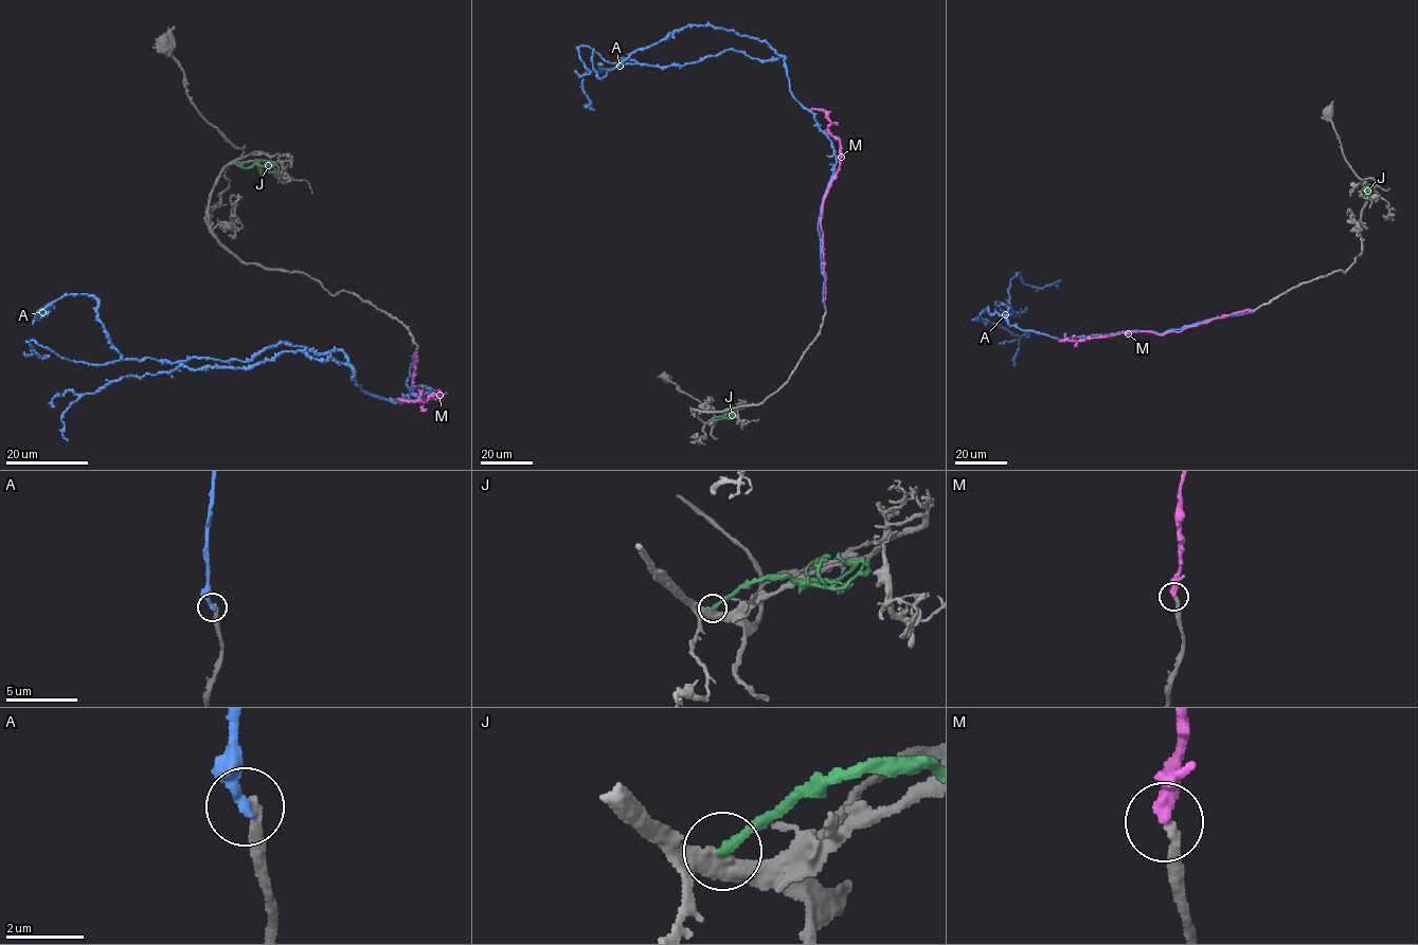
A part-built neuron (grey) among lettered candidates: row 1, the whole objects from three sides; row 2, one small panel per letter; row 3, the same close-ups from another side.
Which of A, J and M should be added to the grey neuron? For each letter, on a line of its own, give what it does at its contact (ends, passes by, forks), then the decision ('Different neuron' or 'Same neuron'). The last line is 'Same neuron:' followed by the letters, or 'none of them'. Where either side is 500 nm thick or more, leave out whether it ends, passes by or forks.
A: It ends there. Different neuron
J: It ends there. Different neuron
M: It ends there. Same neuron
Same neuron: M

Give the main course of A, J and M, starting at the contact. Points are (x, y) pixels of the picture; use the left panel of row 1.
A: (415, 356), (406, 384), (433, 392), (392, 402), (341, 350), (125, 360), (95, 298), (36, 315), (54, 309)
J: (231, 164), (241, 167), (257, 164), (268, 173), (273, 171), (274, 177)
M: (415, 355), (418, 361), (410, 387), (412, 392), (416, 387), (430, 388), (440, 397), (424, 403), (394, 399)

